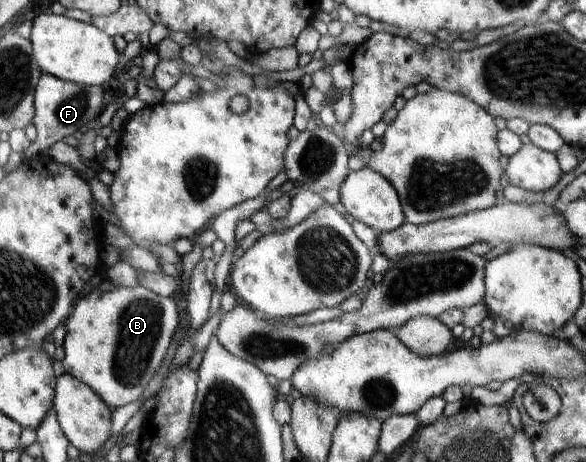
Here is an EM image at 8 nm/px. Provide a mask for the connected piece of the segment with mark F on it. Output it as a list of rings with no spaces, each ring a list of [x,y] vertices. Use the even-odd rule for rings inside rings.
[[[43,74],[37,82],[34,93],[35,117],[33,125],[37,131],[37,138],[24,153],[25,159],[50,153],[52,147],[58,143],[63,143],[64,137],[68,135],[78,136],[91,121],[97,120],[104,111],[105,88],[78,85],[49,74]]]

